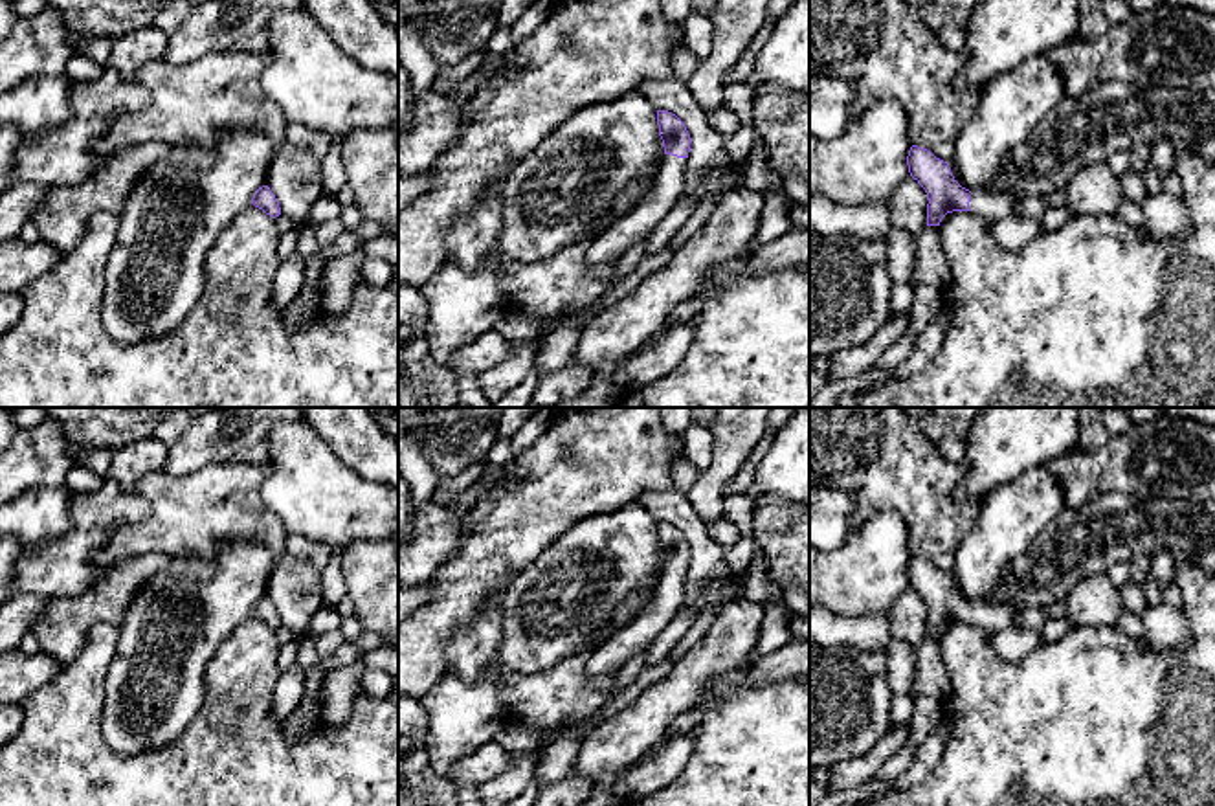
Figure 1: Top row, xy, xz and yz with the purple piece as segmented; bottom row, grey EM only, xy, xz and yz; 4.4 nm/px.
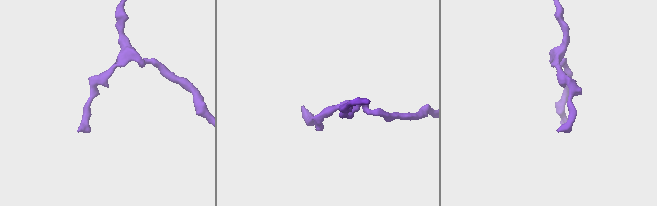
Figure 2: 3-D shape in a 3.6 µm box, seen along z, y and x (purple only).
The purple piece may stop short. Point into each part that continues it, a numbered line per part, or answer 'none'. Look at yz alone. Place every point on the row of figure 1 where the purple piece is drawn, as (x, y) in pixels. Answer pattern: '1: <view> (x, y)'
1: yz (993, 206)

